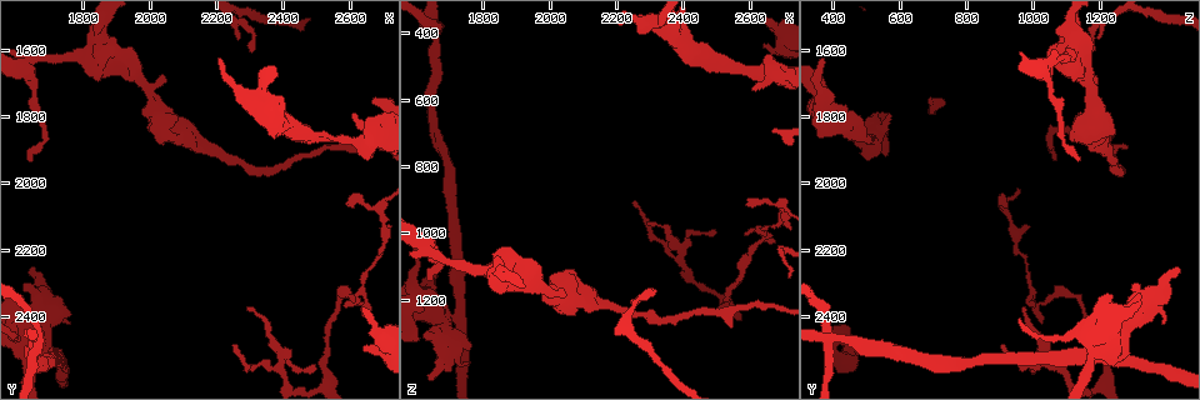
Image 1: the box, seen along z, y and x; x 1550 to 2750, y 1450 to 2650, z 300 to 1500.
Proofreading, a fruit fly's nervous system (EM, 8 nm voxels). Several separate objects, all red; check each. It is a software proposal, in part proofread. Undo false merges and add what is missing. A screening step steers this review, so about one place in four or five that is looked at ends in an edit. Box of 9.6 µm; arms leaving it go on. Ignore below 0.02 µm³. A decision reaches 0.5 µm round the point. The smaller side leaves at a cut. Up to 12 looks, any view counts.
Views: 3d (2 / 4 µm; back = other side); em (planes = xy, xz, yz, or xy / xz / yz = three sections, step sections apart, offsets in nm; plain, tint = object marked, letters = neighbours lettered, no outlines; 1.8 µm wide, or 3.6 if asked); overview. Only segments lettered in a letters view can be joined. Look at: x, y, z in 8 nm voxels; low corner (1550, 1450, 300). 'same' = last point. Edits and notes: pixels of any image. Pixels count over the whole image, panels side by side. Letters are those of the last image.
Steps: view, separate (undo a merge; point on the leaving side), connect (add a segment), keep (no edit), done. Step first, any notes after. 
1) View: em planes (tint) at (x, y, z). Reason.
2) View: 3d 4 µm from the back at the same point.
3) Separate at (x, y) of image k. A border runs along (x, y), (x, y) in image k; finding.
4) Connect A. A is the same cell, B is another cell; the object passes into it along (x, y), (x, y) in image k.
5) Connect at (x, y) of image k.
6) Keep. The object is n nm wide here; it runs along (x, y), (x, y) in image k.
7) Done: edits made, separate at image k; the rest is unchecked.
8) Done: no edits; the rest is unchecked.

View: em planes (letters) at (1650, 2260, 1430). An open end.

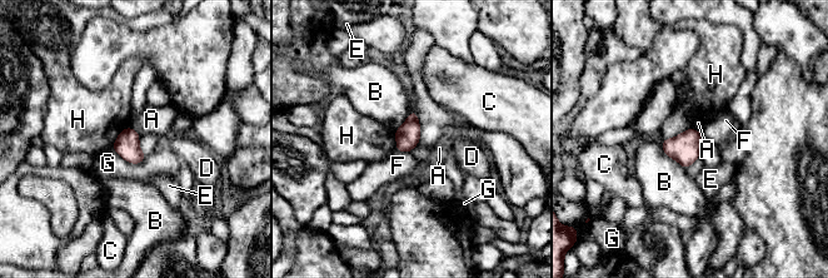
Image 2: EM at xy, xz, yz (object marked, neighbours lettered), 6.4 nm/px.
Keep. A, B, C, D, E, F, G and H are other cells; a border runs along (129, 125), (140, 135) in image 2; none of them fits.

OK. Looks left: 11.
View: em planes (letters) at (1640, 1930, 1130). Free end.

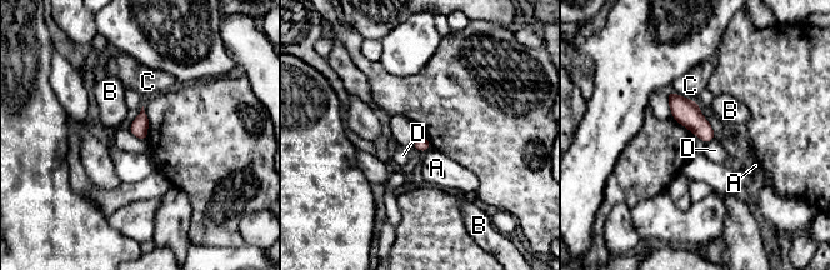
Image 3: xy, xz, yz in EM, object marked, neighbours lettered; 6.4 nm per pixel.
Keep. The longest contact is with C, 170 nm; A, B, C and D are other cells; a border runs along (413, 145), (425, 151) in image 3; no lettered segment goes on from it.

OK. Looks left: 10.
View: 3d 4 µm at (2070, 1850, 1200).

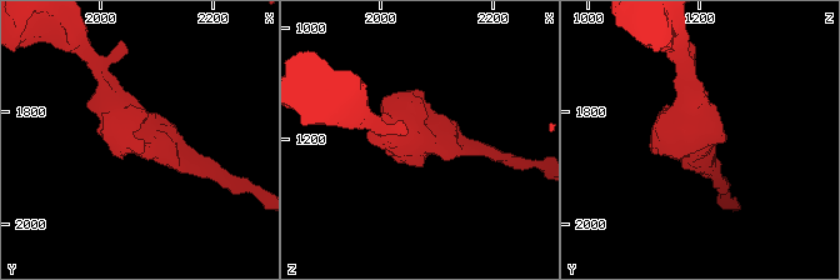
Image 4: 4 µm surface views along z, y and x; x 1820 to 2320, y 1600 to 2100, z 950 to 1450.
View: em 3.6 µm planes (letters) at (2070, 1840, 1195).

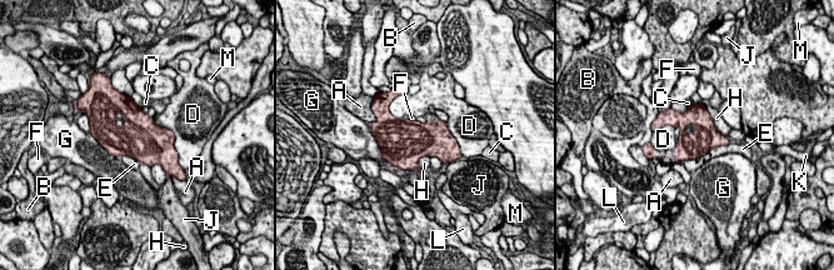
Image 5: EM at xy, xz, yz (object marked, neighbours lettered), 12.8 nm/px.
Keep. The object is 480 nm wide here; A, B, C, D, E, F, G, H, J, K, L and M are other cells; a border runs along (406, 118), (414, 121), (425, 121) in image 5; all the same neuron.

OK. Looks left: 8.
View: em planes (letters) at (2630, 2490, 430). Free end.

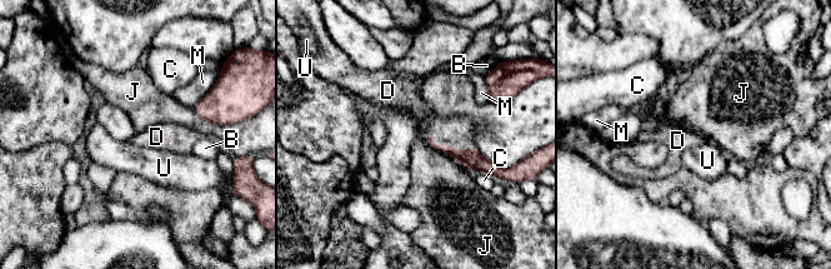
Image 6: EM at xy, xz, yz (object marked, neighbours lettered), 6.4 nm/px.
Connect D. D is the same cell, B, C, J, M and U are other cells; the neuron continues.

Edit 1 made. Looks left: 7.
View: em planes (tint) at (2400, 2540, 1070). A narrow waist.

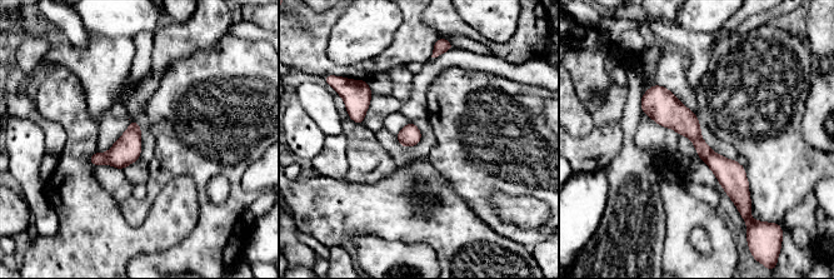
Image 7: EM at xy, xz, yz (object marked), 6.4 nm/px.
View: em planes (letters) at the same point. What lies round it.

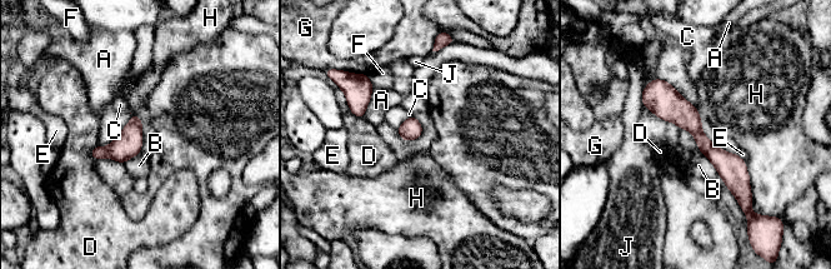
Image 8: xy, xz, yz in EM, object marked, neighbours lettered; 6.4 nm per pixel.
Keep. The object is 140 nm wide here; A, B, C, D, E, F, G, H and J are other cells; it runs along (651, 85), (747, 190) in image 8; all the same neuron.

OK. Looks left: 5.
Done: edits made, connect at image 6; the rest is unchecked.

